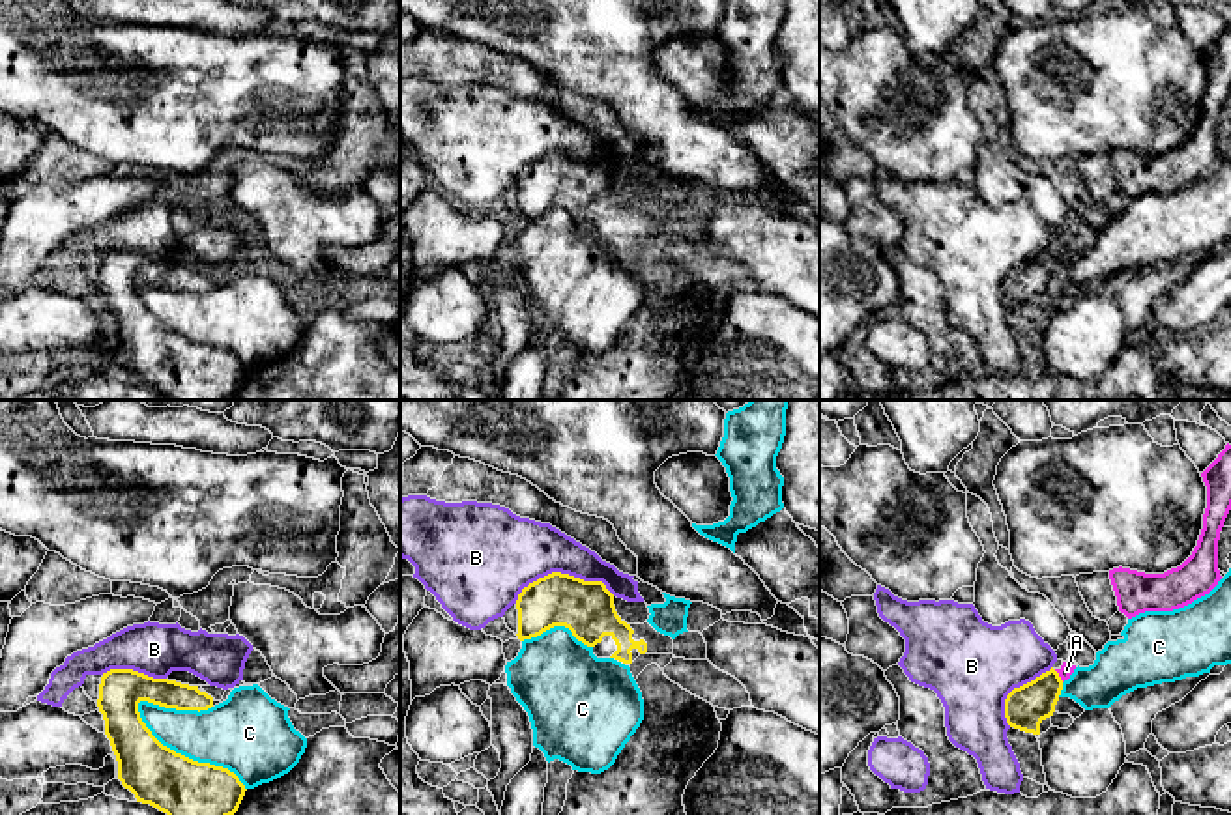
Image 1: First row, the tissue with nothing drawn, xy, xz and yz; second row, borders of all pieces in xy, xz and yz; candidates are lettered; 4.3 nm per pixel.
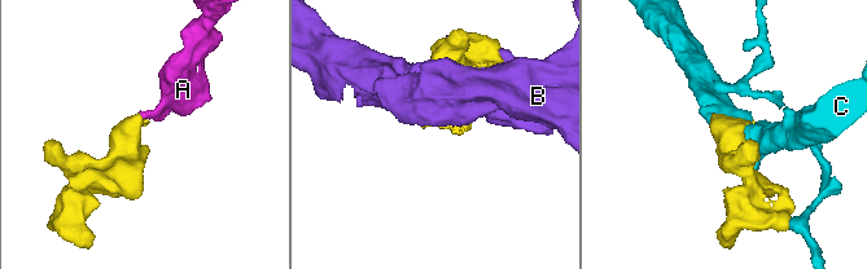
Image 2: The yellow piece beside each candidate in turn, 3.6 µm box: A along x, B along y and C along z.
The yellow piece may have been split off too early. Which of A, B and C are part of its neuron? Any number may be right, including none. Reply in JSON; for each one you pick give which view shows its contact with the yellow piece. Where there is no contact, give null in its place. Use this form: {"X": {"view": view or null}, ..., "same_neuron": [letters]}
{"A": {"view": "yz"}, "same_neuron": ["A"]}

